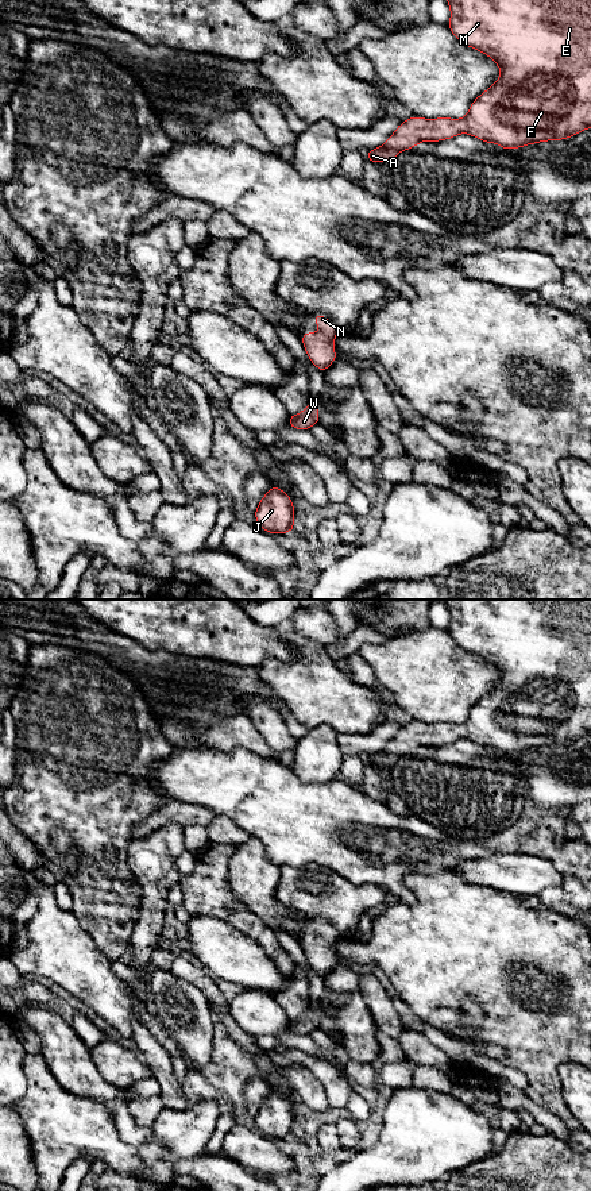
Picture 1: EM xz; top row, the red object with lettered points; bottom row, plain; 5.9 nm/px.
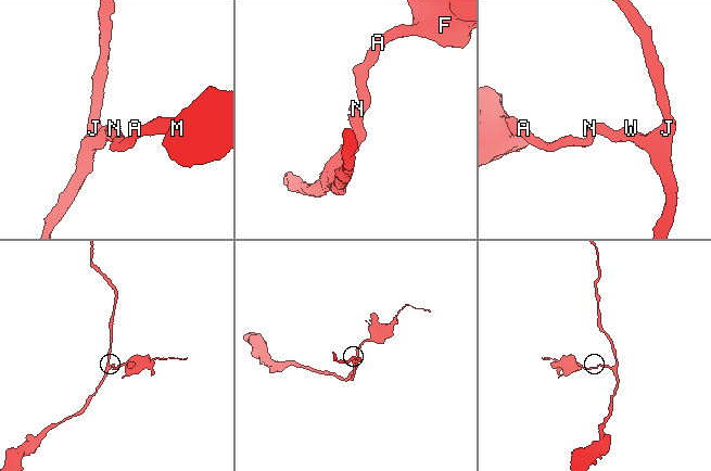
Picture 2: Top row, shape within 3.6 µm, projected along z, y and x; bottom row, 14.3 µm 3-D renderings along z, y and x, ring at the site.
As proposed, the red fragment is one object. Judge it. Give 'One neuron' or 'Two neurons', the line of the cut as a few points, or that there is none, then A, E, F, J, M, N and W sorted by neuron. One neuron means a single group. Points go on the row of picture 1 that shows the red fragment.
One neuron. No split. Groups: A E F J M N W

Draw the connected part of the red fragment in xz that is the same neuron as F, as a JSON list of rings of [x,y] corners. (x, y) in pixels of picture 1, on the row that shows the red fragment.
[[[447,0],[451,18],[448,27],[467,47],[491,58],[499,68],[499,78],[482,92],[461,119],[425,119],[410,116],[393,135],[374,150],[366,151],[367,161],[391,163],[402,151],[421,142],[441,142],[468,134],[483,143],[495,143],[505,150],[540,142],[564,140],[591,128],[591,0]]]

